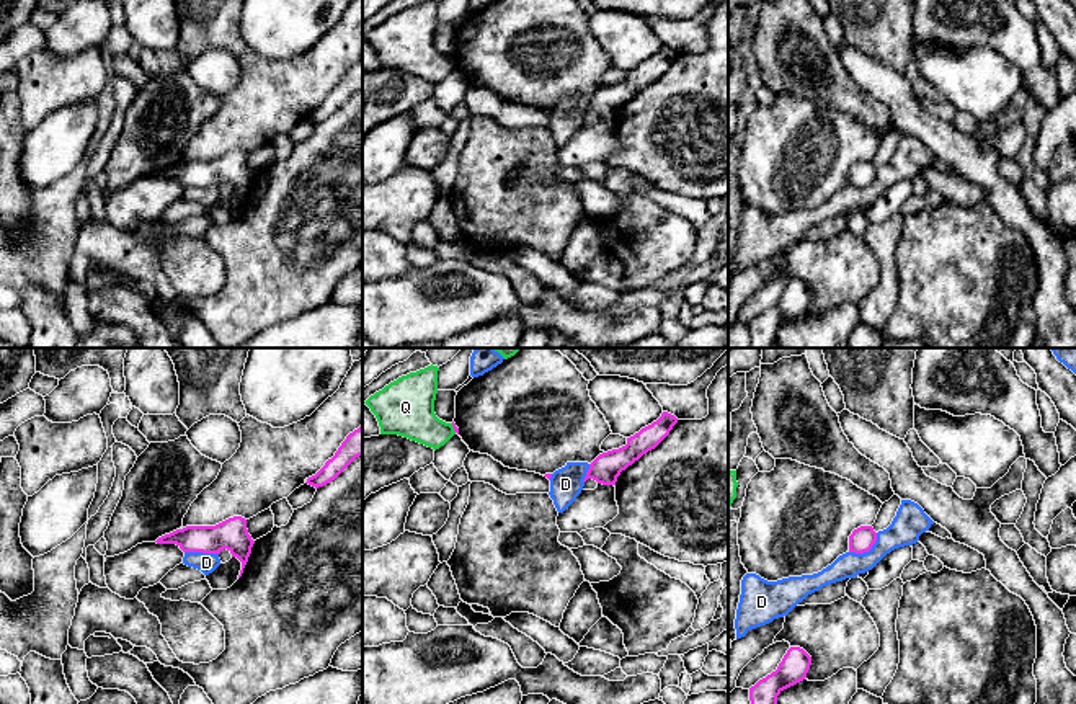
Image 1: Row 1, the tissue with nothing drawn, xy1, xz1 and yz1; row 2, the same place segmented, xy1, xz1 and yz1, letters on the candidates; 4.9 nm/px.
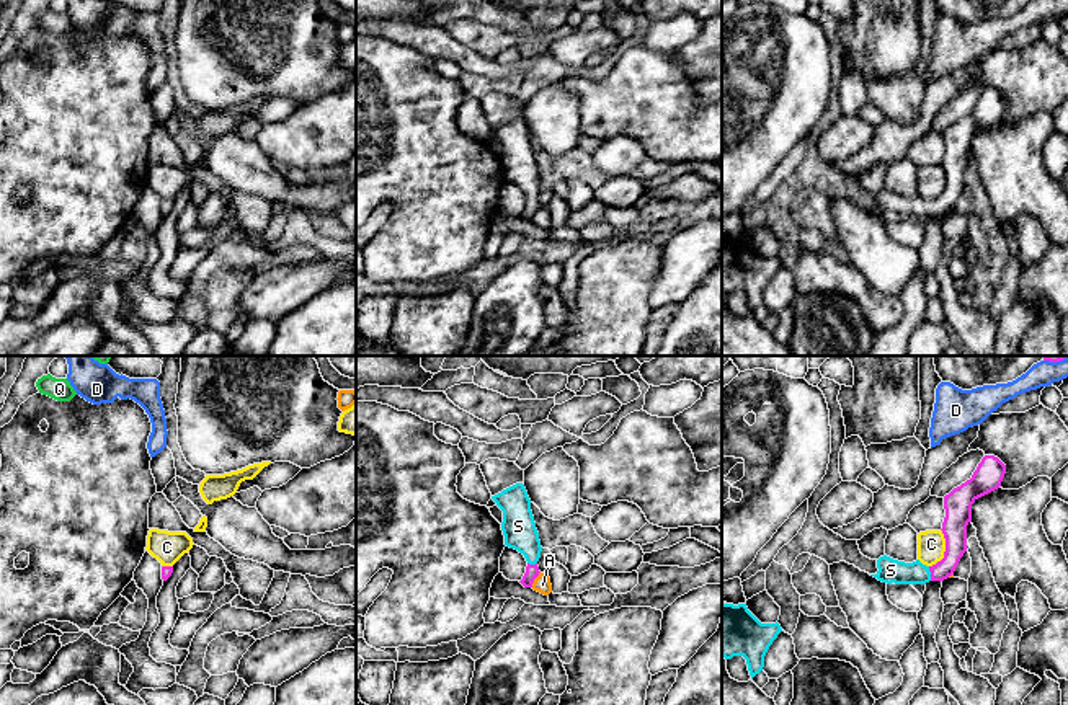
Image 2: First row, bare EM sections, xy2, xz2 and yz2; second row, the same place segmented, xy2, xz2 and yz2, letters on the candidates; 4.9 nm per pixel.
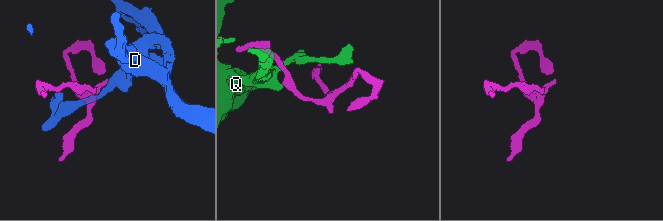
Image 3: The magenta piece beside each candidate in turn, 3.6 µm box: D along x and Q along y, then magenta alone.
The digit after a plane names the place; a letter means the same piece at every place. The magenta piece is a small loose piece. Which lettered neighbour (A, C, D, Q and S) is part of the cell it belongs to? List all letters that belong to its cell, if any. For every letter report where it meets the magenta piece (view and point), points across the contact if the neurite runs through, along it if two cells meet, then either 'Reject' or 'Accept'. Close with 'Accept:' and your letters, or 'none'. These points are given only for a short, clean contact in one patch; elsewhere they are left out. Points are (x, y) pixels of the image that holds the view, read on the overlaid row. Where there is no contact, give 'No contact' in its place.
A: Touches magenta at xz2 (534, 578). Boundary: xz2 (539, 571), (531, 586). Reject
C: Touches magenta at yz2 (946, 550). Boundary: yz2 (941, 529), (944, 554), (930, 567). Reject
D: Touches magenta at yz1 (867, 551). Boundary: yz1 (877, 533), (875, 543), (867, 551), (849, 552). Reject
Q: Touches magenta at xz1 (454, 428). Boundary: xz1 (451, 423), (456, 432). Reject
S: Touches magenta at yz2 (931, 573). Path across: yz2 (954, 529), (952, 557), (931, 573), (900, 573), (890, 570). Accept
Accept: S

